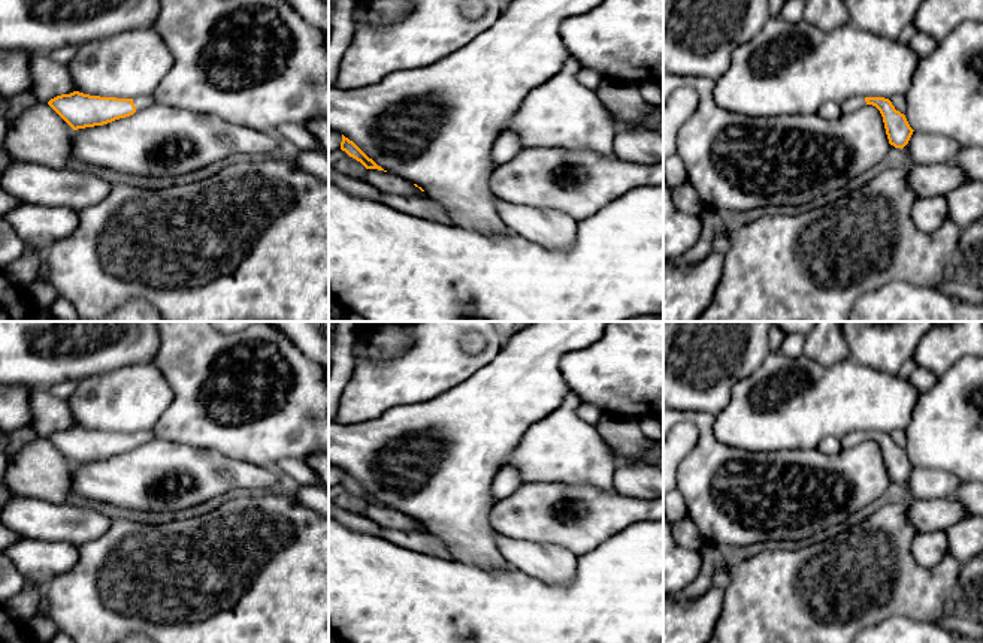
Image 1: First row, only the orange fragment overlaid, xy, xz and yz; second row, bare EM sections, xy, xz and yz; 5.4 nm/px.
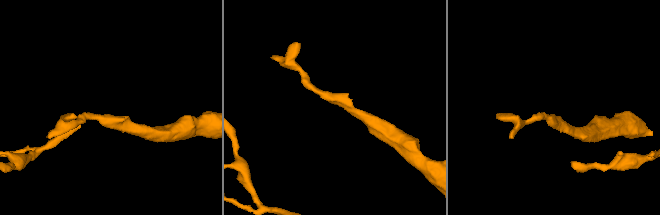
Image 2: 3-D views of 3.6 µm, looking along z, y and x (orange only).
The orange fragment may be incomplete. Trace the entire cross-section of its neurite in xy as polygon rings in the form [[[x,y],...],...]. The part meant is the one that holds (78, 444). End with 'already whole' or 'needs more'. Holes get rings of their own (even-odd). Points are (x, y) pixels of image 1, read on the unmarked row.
[[[79,426],[61,429],[48,437],[48,440],[73,464],[103,461],[120,453],[133,450],[137,446],[149,443],[155,435],[152,431],[136,434],[117,434],[90,431]]]; needs more

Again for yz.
[[[856,431],[840,438],[844,449],[855,447],[865,440],[872,440],[880,446],[889,479],[902,484],[914,465],[910,462],[905,450],[896,446],[889,434]]]; needs more

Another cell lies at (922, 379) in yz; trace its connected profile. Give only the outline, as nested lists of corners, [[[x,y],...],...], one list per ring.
[[[917,366],[911,375],[908,377],[908,381],[922,393],[929,390],[935,383],[937,383],[938,377],[926,369],[926,368],[920,368]]]

